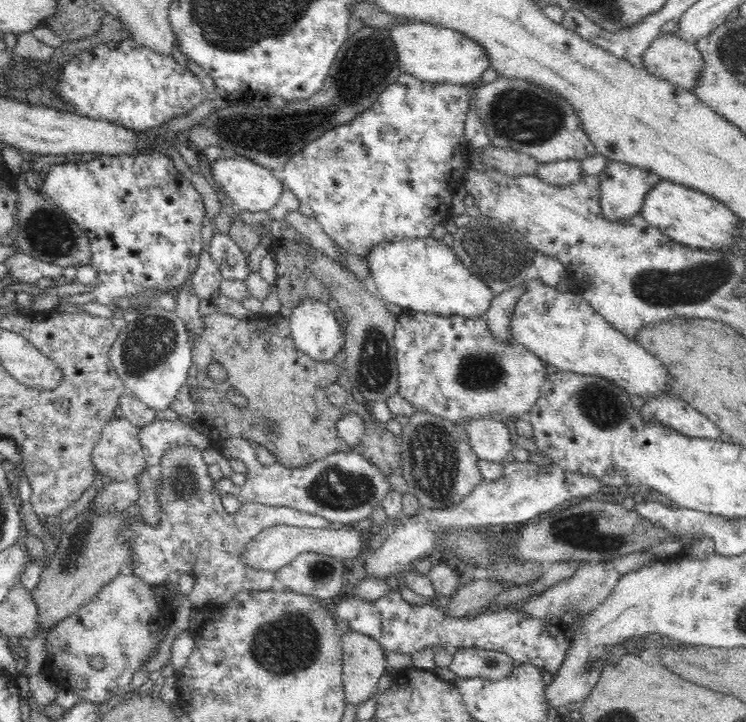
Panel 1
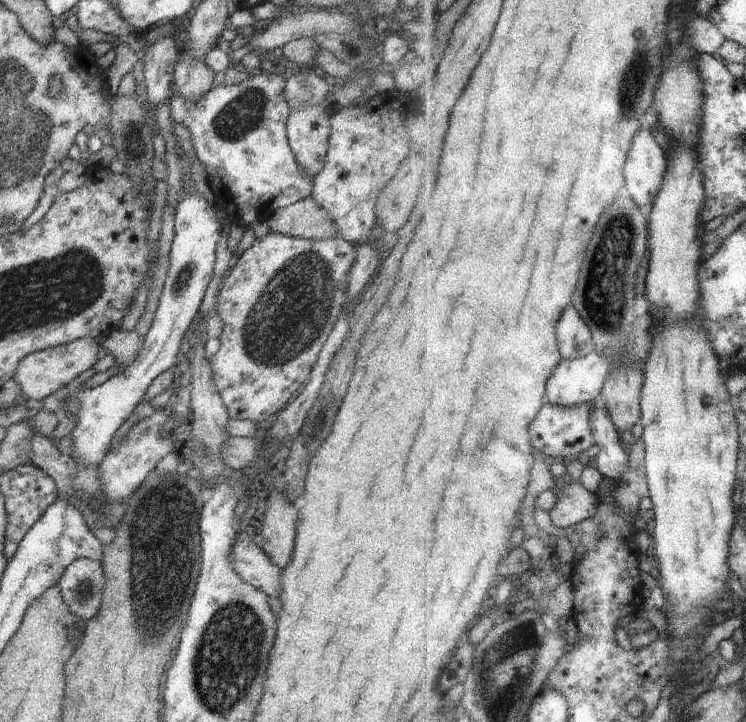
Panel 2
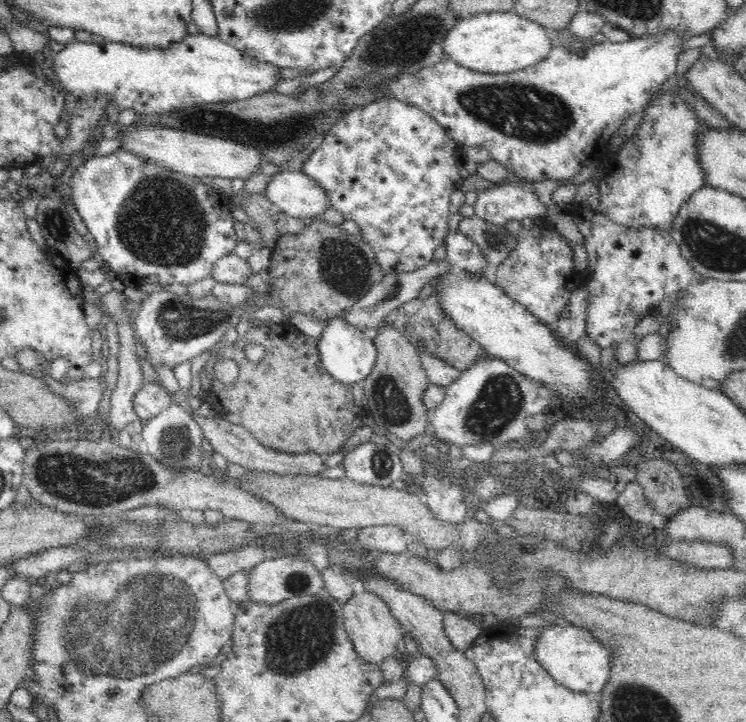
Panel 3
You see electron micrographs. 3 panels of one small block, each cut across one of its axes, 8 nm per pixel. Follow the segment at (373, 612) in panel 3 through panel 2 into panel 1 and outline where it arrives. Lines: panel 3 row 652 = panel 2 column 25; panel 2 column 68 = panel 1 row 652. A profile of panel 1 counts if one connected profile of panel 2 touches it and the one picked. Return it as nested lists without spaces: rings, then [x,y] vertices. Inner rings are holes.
[[[347,628],[342,635],[345,701],[357,706],[378,690],[387,665],[384,664],[383,648],[373,638]]]

